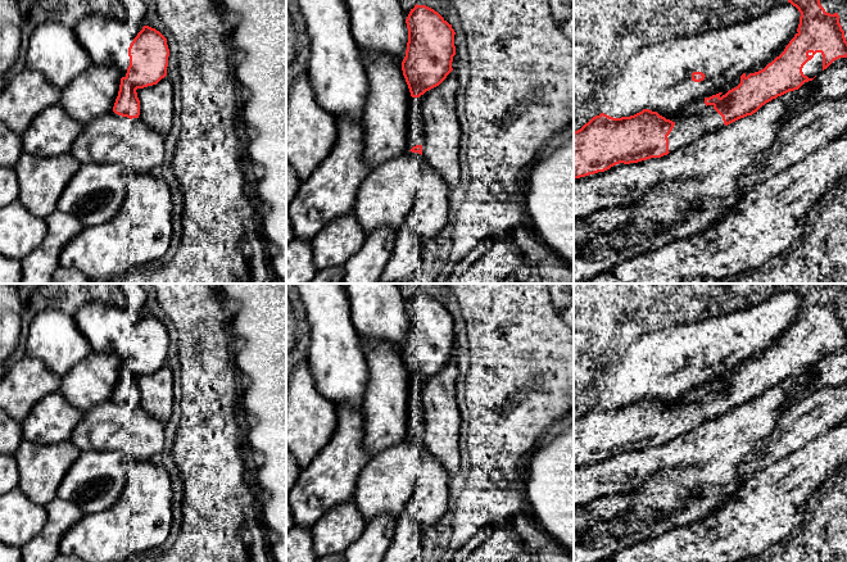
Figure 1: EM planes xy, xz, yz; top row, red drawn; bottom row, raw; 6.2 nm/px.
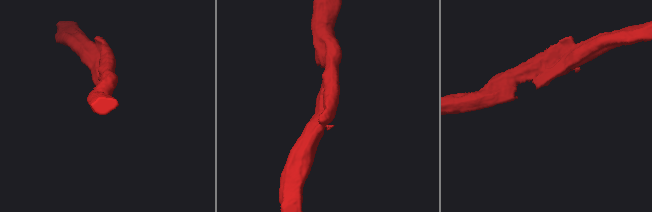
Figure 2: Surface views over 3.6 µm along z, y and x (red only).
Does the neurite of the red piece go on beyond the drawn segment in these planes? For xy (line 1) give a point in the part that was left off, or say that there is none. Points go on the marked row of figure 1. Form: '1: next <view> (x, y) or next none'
1: next none

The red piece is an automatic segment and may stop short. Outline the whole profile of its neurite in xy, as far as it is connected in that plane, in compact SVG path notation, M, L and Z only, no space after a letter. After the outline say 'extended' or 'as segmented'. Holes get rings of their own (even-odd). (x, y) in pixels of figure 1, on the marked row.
M144 26L128 47L130 65L121 78L113 112L130 119L139 118L137 89L157 85L167 76L169 49L167 38L155 28Z; as segmented

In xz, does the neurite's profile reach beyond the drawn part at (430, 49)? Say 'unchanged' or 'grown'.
unchanged

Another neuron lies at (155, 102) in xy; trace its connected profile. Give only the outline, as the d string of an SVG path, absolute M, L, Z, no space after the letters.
M162 78L157 85L137 89L140 100L140 115L131 121L141 119L153 131L166 136L171 130L173 118L173 86L167 78Z

